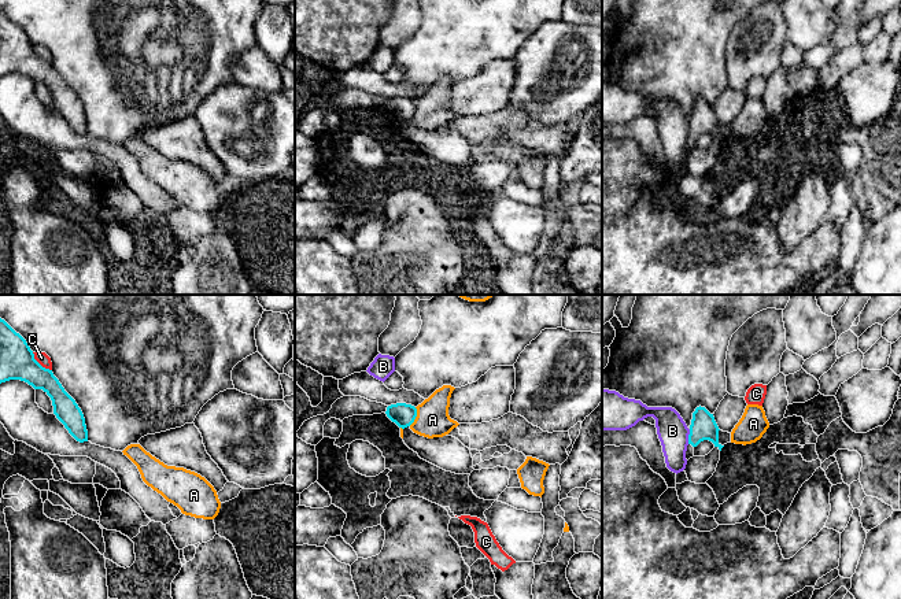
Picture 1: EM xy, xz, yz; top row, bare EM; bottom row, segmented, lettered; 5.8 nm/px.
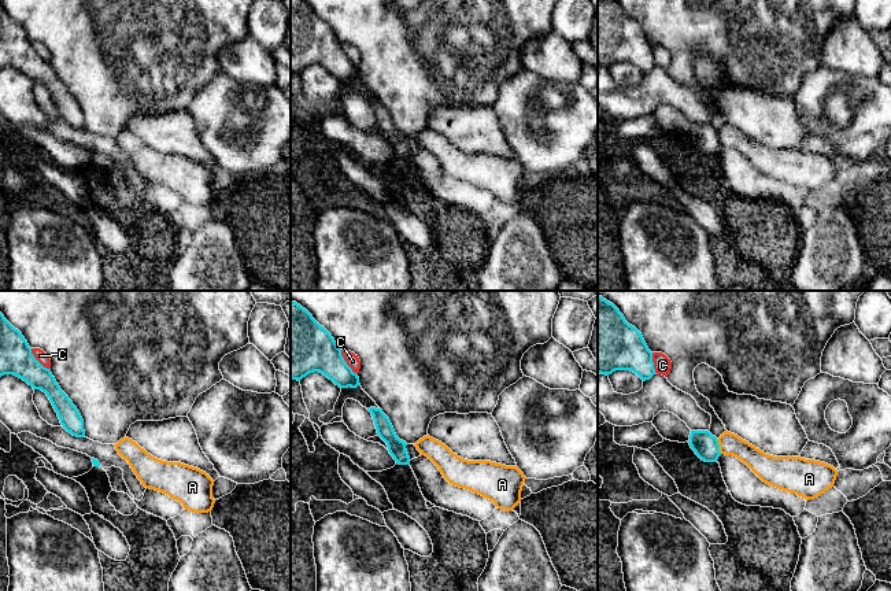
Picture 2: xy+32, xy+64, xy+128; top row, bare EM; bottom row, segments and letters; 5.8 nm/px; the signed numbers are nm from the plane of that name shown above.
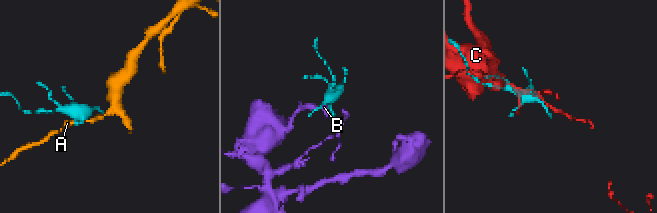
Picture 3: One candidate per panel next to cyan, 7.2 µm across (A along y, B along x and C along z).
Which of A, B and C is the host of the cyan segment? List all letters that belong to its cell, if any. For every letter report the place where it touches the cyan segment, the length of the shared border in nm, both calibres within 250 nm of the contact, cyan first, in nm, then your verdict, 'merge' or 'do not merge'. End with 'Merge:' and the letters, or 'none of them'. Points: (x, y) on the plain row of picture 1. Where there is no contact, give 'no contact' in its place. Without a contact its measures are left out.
A: contact xz (416, 108); length 120 nm; calibres 140 and 200 nm; do not merge
B: contact yz (689, 129); length 90 nm; calibres 150 and 180 nm; do not merge
C: contact xy (39, 56); length 160 nm; calibres 200 and 70 nm; do not merge
Merge: none of them

